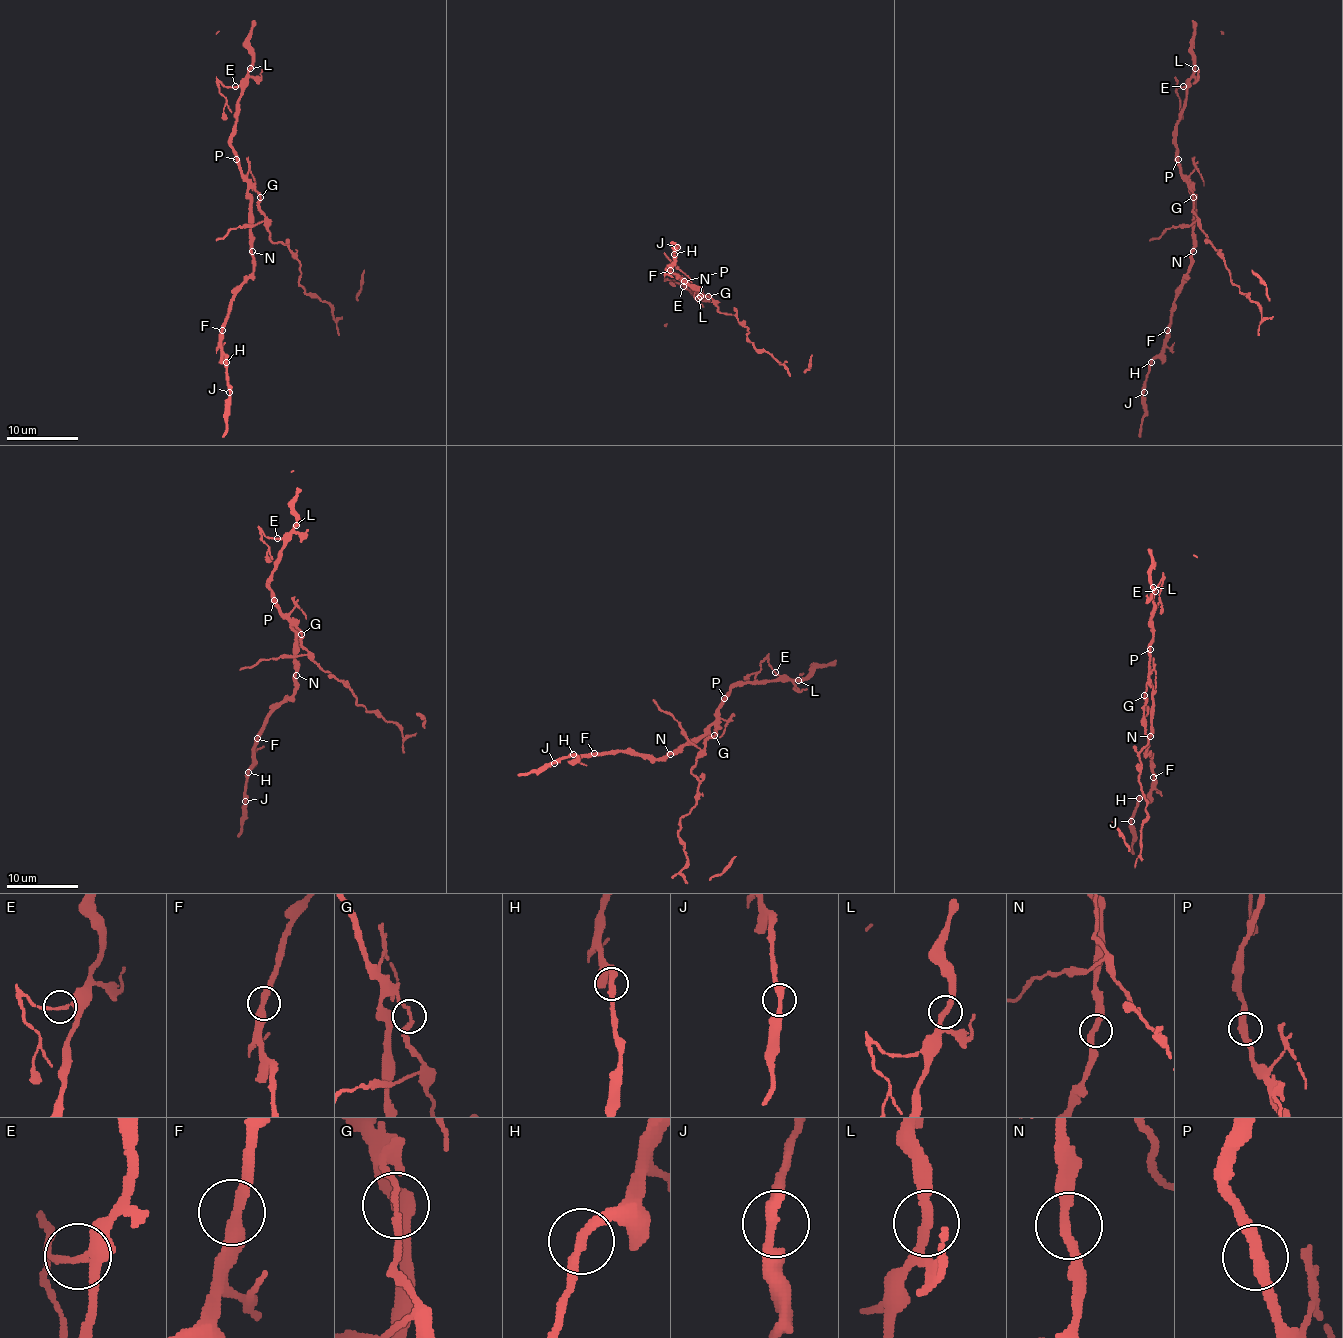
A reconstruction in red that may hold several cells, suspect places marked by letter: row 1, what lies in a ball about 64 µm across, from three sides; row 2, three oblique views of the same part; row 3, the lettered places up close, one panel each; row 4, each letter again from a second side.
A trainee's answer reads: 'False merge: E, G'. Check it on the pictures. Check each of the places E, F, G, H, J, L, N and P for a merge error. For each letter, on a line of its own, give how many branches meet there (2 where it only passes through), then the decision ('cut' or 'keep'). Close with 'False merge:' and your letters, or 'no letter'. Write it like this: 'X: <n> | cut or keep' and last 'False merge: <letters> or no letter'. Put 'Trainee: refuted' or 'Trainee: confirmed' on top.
Trainee: confirmed
E: 2 | cut
F: 2 | keep
G: 2 | cut
H: 2 | keep
J: 2 | keep
L: 2 | keep
N: 2 | keep
P: 2 | keep
False merge: E, G

